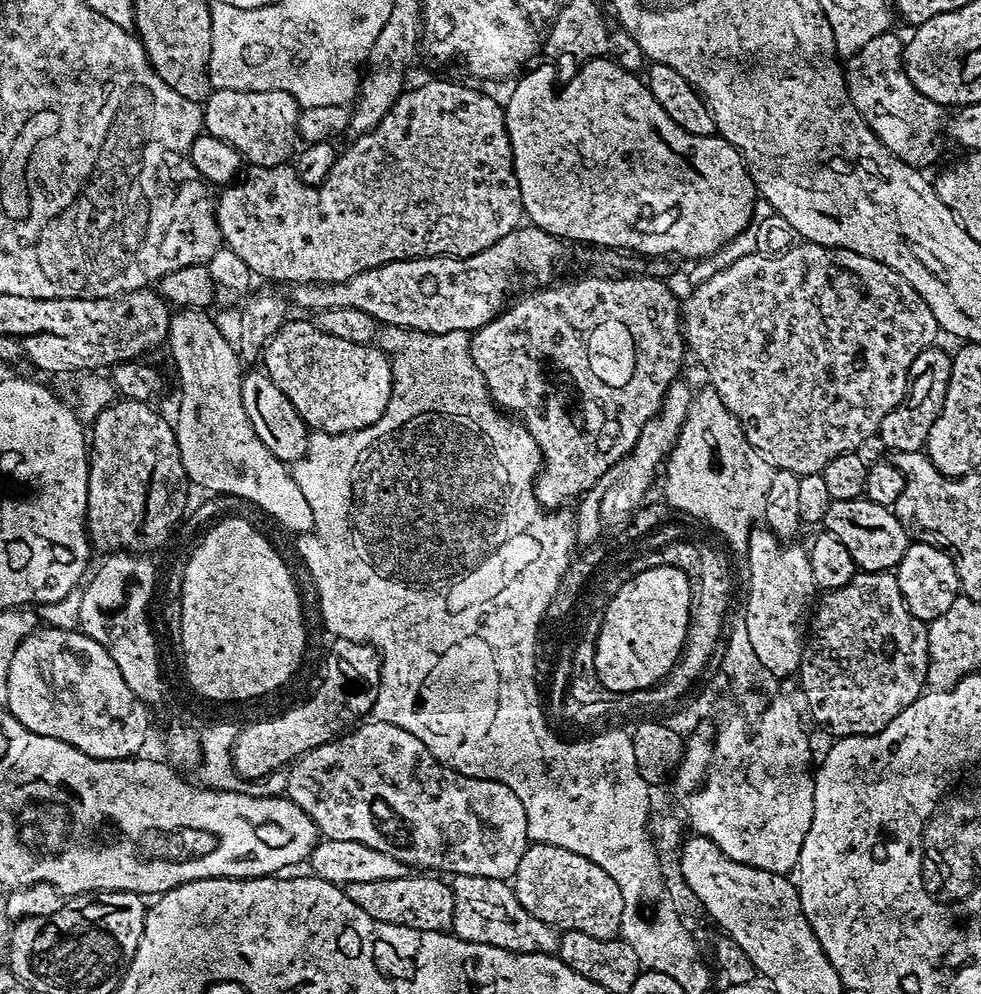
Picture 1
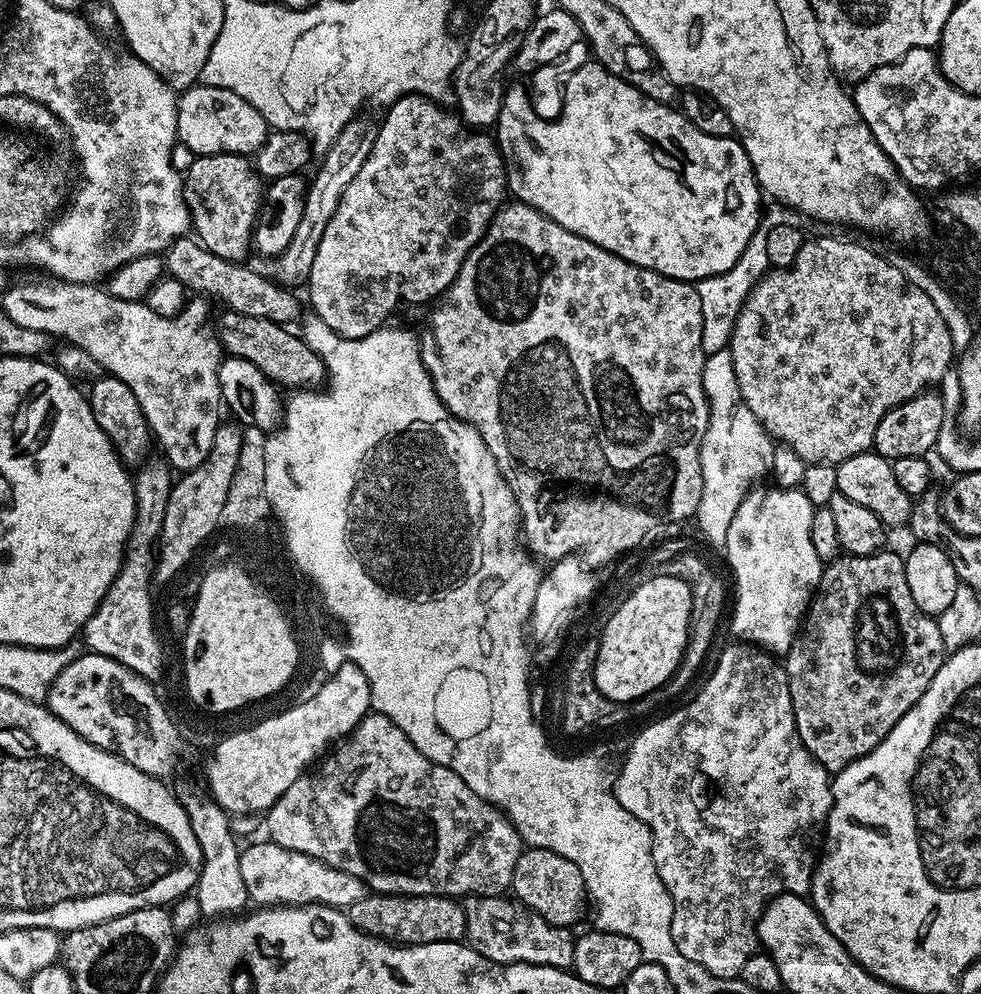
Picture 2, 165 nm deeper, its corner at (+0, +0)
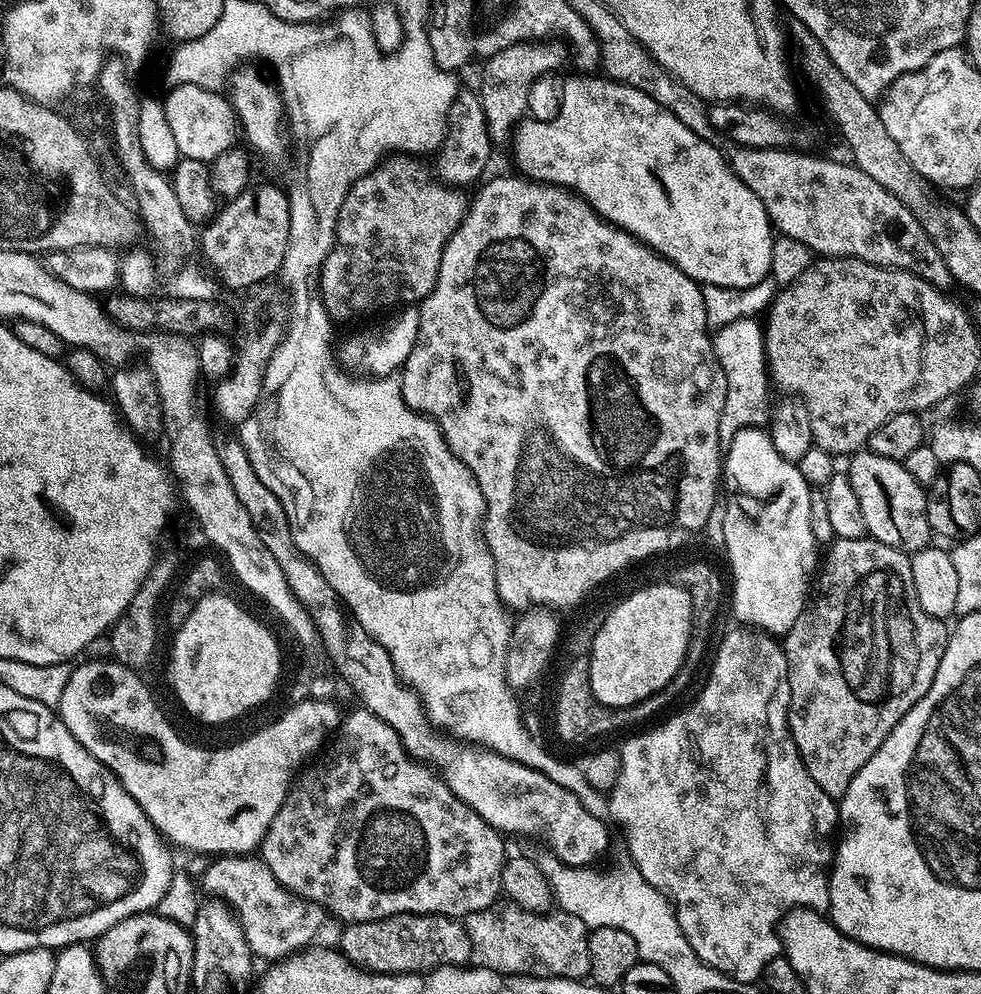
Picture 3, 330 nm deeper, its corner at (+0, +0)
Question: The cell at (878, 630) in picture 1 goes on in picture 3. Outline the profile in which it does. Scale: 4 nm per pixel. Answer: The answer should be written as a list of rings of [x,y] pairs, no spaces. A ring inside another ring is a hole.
[[[846,538],[845,540],[833,539],[827,549],[828,557],[823,557],[822,567],[818,572],[818,583],[814,588],[814,599],[805,607],[798,622],[794,622],[792,629],[786,633],[782,640],[784,657],[788,663],[788,681],[790,682],[790,702],[788,703],[788,729],[792,732],[794,742],[798,746],[798,754],[814,782],[822,786],[822,790],[830,799],[839,802],[850,790],[850,782],[854,782],[854,774],[874,758],[876,751],[886,742],[886,738],[898,726],[902,719],[916,702],[924,697],[926,690],[934,682],[934,674],[938,674],[938,666],[942,662],[942,654],[948,645],[950,628],[947,623],[922,610],[918,606],[918,594],[914,590],[914,570],[909,553],[900,552],[897,548],[886,546],[882,542],[871,538],[859,540]]]

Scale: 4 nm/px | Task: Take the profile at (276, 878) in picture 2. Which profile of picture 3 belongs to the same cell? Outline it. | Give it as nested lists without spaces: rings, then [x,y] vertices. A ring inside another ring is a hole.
[[[252,854],[243,856],[221,856],[202,876],[201,889],[223,902],[232,910],[246,934],[253,957],[260,956],[264,962],[279,962],[311,945],[326,921],[326,914],[317,904],[286,890],[274,878],[270,866]]]

